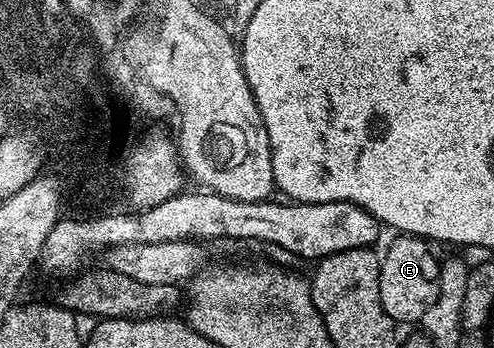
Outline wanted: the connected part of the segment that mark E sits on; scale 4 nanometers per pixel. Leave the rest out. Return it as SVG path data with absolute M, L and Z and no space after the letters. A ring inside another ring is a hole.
M400 234L395 238L397 240L380 256L380 297L382 298L382 306L388 317L401 325L408 324L411 320L420 322L423 321L426 310L430 310L430 302L434 302L438 298L441 261L436 260L435 254L432 253L433 245L425 237Z

